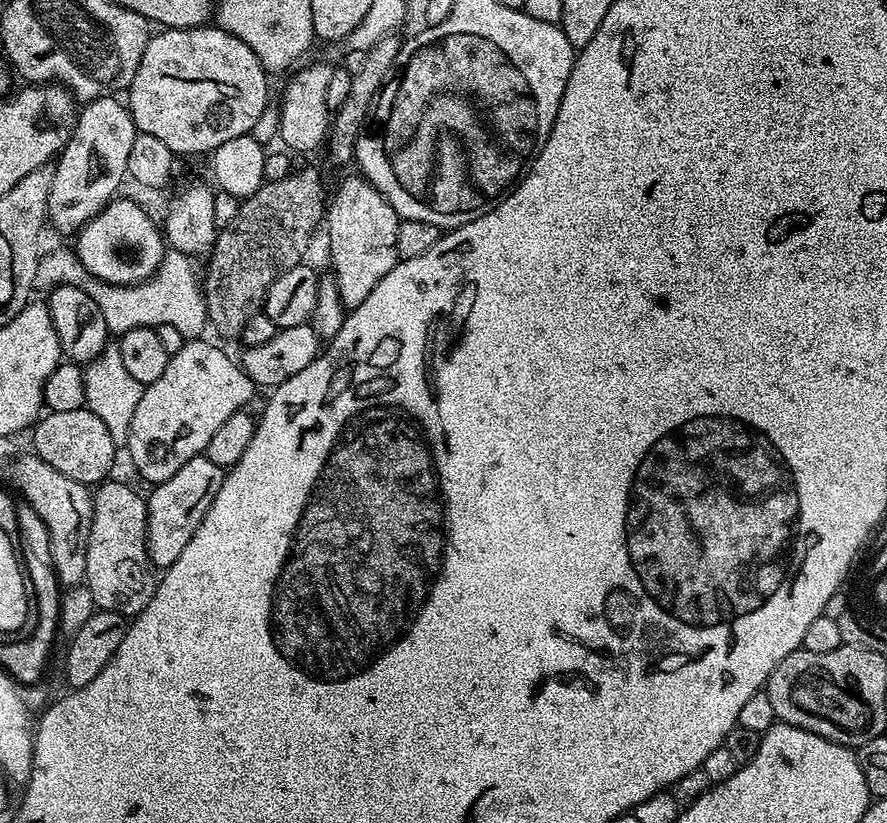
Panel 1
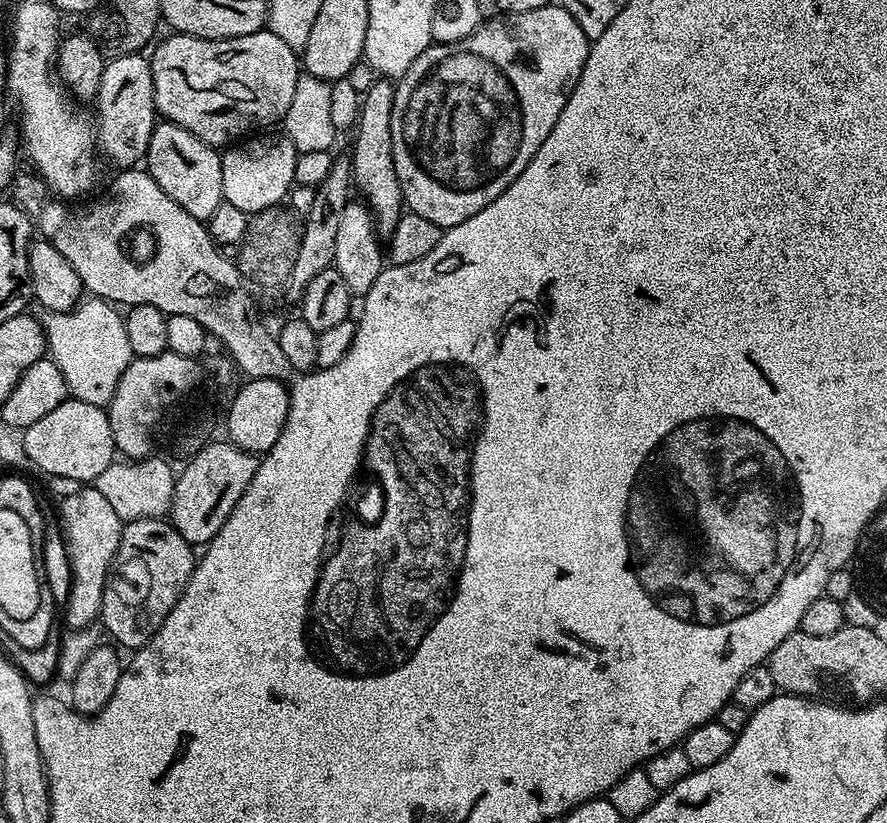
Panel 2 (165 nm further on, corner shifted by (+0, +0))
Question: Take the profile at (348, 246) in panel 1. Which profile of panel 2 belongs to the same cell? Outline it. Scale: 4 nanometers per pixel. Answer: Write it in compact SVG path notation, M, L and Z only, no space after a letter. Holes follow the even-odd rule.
M376 78L373 85L362 94L360 101L360 119L356 122L352 140L352 183L357 193L361 192L363 203L372 214L377 233L387 238L392 235L394 226L398 226L405 211L404 195L394 170L392 157L392 139L390 138L390 114L394 108L396 89L388 78Z

